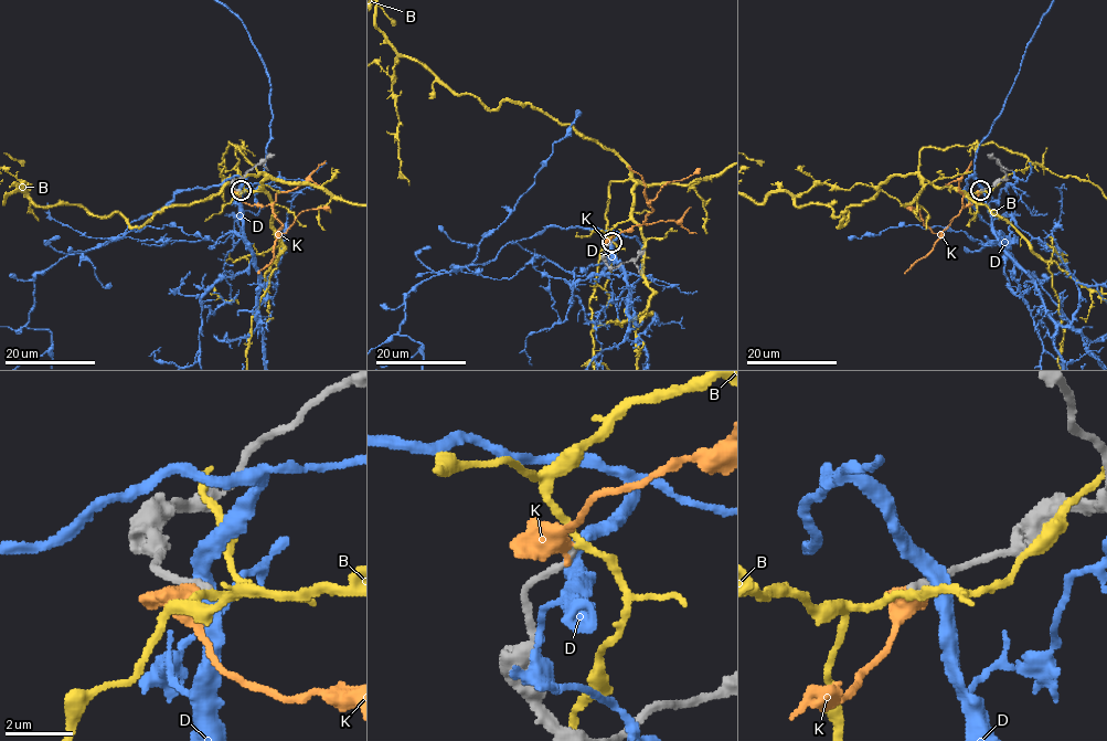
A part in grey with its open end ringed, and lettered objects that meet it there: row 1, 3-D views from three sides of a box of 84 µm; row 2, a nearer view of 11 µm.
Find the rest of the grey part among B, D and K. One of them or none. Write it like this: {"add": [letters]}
{"add": []}

